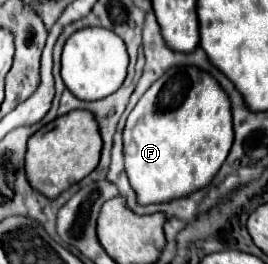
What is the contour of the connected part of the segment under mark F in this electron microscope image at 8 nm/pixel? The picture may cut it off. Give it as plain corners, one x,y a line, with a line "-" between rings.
173,66
141,96
137,106
131,110
123,130
123,152
125,170
131,186
135,188
141,204
167,202
183,198
197,188
205,188
219,172
233,144
231,104
229,96
219,88
217,80
195,66

